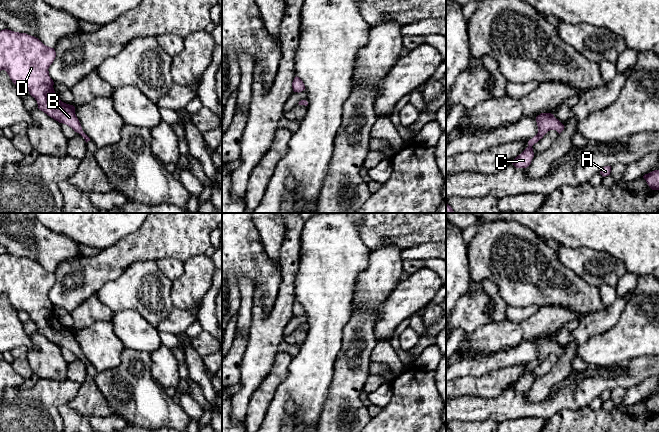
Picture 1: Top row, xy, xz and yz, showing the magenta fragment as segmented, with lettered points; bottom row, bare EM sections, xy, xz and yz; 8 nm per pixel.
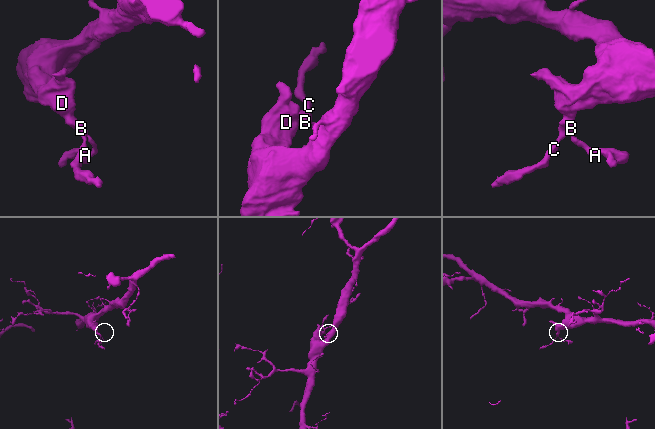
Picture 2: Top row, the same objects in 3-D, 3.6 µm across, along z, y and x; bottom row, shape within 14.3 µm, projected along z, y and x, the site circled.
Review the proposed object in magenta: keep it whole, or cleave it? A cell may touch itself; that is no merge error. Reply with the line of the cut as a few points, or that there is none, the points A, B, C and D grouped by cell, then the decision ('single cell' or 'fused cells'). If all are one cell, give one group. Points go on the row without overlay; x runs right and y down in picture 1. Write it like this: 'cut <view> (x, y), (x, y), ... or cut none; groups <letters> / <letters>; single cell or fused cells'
cut none; groups A B C D; single cell

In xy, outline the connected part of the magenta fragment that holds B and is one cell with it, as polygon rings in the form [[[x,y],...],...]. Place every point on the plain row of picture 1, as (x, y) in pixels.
[[[8,253],[0,255],[0,295],[5,294],[17,311],[26,312],[35,322],[38,333],[48,340],[71,351],[86,365],[90,362],[83,356],[81,348],[75,338],[75,331],[66,328],[56,319],[54,306],[49,300],[49,291],[56,281],[54,272],[44,269],[38,262],[26,257],[14,256]]]

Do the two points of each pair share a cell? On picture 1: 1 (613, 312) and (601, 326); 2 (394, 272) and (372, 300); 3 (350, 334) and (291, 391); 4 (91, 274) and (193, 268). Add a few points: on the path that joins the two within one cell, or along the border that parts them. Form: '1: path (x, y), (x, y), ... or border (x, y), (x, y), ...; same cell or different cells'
1: path (610, 315), (602, 323); same cell
2: path (387, 279), (373, 293); same cell
3: border (349, 320), (343, 329), (342, 345), (333, 364); different cells
4: border (204, 253), (193, 255), (183, 262); different cells

